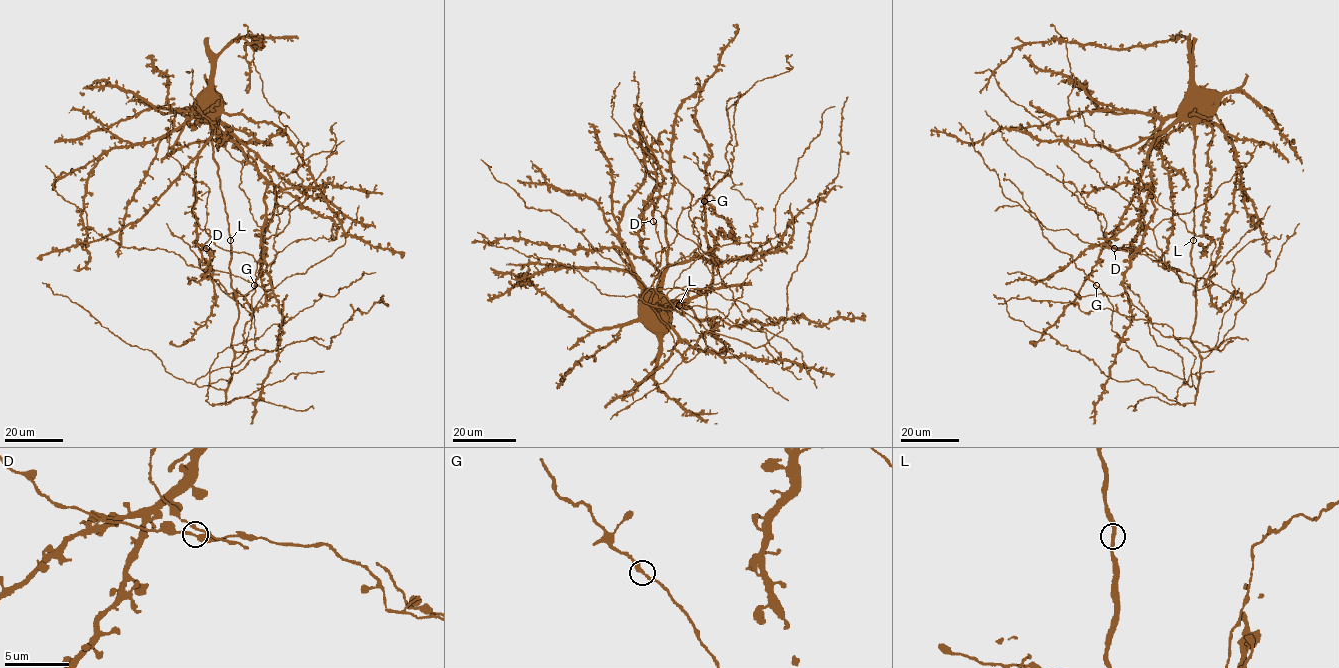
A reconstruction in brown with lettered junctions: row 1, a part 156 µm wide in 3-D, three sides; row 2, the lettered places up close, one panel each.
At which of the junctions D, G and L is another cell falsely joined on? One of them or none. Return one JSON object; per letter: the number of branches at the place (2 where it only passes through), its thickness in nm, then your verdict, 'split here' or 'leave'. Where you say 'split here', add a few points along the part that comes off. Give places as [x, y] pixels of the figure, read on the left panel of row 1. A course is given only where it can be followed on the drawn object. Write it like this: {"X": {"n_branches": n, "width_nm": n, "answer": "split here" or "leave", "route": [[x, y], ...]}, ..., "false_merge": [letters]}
{"D": {"n_branches": 2, "width_nm": 320, "answer": "leave"}, "G": {"n_branches": 2, "width_nm": 300, "answer": "leave"}, "L": {"n_branches": 2, "width_nm": 300, "answer": "leave"}, "false_merge": []}

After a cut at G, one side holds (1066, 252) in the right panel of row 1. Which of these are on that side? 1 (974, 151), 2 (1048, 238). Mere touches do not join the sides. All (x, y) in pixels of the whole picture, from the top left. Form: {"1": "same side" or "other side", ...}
{"1": "same side", "2": "same side"}

